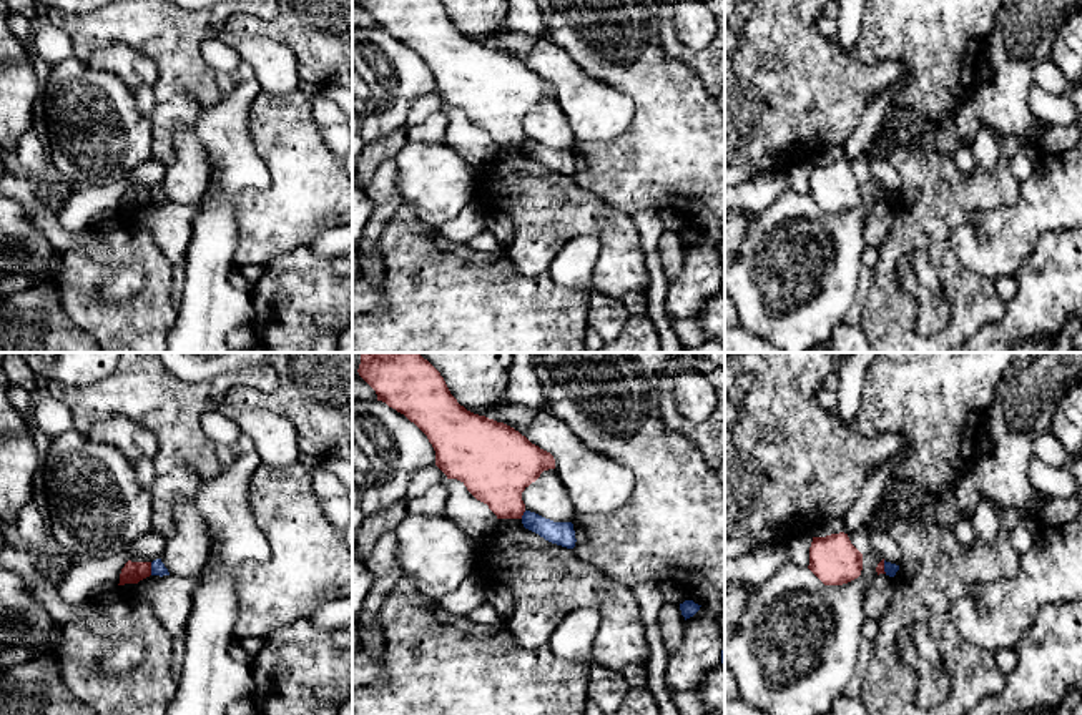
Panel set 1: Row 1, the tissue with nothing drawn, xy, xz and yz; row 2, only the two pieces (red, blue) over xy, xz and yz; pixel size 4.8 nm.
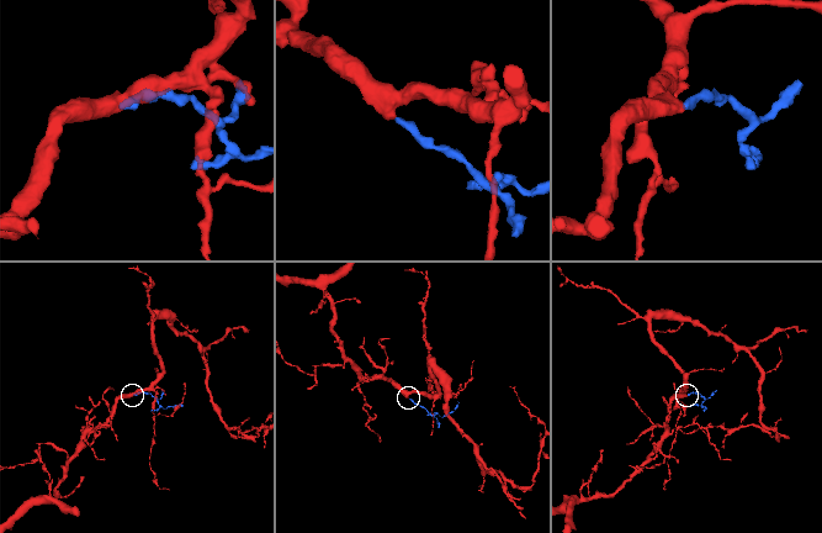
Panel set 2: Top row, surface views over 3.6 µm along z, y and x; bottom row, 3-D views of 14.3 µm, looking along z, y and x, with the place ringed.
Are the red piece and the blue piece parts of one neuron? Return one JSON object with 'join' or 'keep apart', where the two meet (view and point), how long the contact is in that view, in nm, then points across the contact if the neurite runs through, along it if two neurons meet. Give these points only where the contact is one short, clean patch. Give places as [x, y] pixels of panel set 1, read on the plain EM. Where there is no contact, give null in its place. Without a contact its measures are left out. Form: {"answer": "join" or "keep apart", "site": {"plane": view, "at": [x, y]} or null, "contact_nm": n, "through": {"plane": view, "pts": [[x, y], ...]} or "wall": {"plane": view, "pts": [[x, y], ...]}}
{"answer": "keep apart", "site": {"plane": "xy", "at": [150, 197]}, "contact_nm": 60, "wall": {"plane": "xy", "pts": [[150, 190], [152, 202]]}}

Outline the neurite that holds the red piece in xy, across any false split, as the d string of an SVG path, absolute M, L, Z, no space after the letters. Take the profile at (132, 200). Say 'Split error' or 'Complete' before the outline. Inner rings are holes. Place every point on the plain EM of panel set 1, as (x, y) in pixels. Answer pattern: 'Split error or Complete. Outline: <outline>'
Complete. Outline: M128 188L120 201L120 211L138 211L140 208L151 203L151 190L131 190Z

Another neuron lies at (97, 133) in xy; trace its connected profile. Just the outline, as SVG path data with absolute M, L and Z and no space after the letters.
M68 58L52 68L40 98L48 126L48 155L68 185L115 183L151 160L153 123L140 111L135 93L113 73Z

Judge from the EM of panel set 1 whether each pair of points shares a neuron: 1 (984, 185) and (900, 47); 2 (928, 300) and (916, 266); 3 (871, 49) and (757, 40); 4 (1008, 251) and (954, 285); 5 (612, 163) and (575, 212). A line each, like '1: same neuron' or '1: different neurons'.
1: different neurons
2: same neuron
3: different neurons
4: different neurons
5: different neurons

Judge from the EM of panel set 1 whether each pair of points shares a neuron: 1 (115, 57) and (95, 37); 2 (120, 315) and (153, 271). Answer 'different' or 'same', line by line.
1: different
2: same

